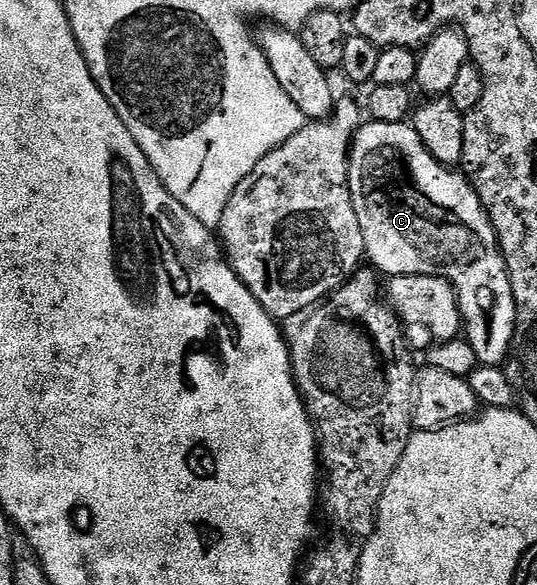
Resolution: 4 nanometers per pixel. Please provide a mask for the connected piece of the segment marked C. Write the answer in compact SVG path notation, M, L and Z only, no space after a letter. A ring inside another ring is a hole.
M372 119L366 120L366 122L366 125L364 122L354 132L353 144L349 146L349 190L351 191L351 199L355 207L355 215L359 215L359 227L363 231L365 257L368 264L378 274L384 275L386 278L410 277L411 275L427 275L428 277L444 275L452 282L453 289L457 293L458 307L463 322L463 337L475 351L478 362L482 366L504 366L513 344L514 323L512 316L505 317L505 305L506 309L507 307L512 307L515 303L515 295L511 291L509 268L505 265L501 248L497 246L497 236L493 230L493 224L489 222L489 216L485 214L485 208L481 206L481 200L476 191L473 190L473 186L470 185L469 178L465 176L464 172L436 161L431 155L431 151L427 151L427 147L423 147L423 141L419 139L419 135L414 131L412 124L379 122Z

